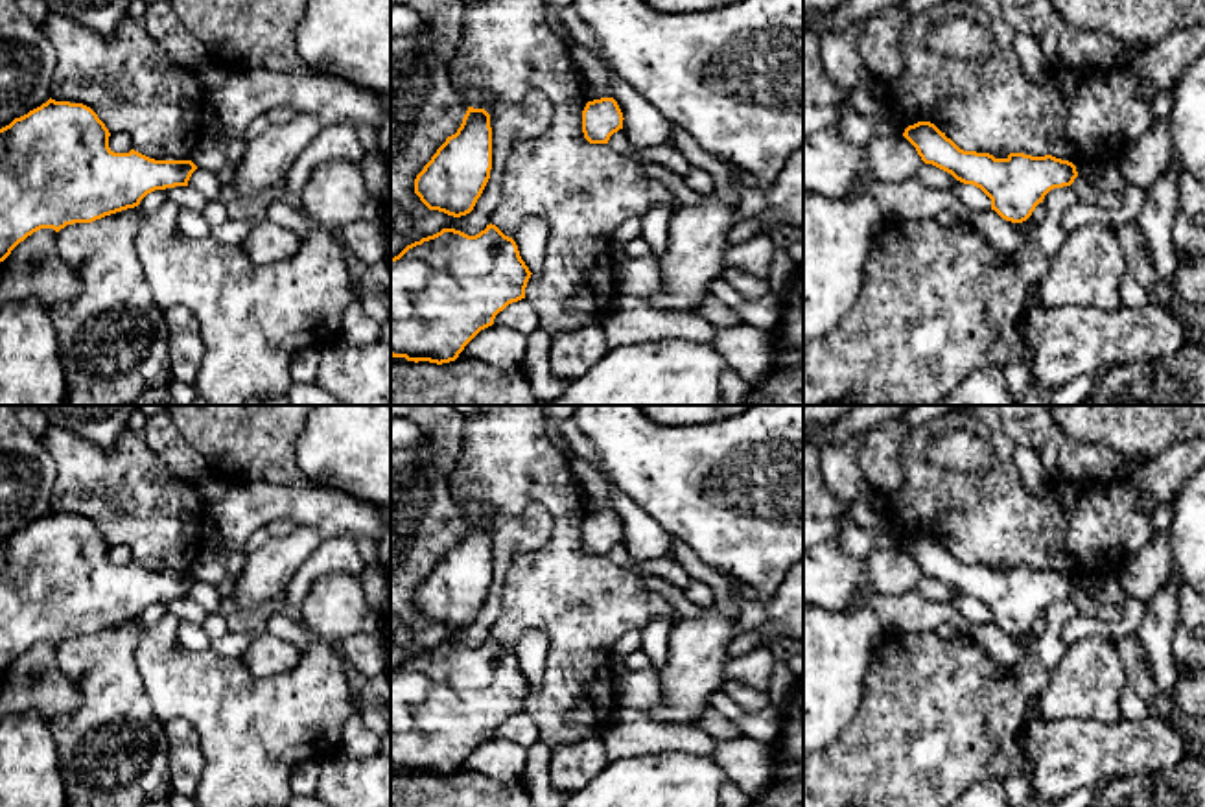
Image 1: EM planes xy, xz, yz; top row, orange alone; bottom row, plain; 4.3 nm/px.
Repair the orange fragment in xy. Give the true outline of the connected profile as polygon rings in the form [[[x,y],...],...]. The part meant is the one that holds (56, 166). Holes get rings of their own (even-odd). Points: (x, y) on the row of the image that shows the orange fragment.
[[[52,98],[0,129],[0,262],[20,241],[41,228],[59,232],[66,225],[92,223],[105,216],[135,208],[155,190],[188,186],[192,173],[197,170],[192,160],[155,160],[135,149],[114,153],[109,147],[109,136],[109,129],[90,107],[55,101]]]

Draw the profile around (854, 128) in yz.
[[[883,109],[873,116],[862,116],[853,111],[840,118],[833,127],[844,140],[860,146],[866,146],[870,140],[879,136],[901,134],[901,125],[888,109]]]

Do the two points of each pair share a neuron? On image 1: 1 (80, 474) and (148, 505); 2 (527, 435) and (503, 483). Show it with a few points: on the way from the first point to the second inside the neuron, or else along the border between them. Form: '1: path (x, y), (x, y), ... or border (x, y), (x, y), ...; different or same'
1: path (96, 481), (120, 487), (131, 496); same
2: path (516, 446), (507, 456), (507, 472); same

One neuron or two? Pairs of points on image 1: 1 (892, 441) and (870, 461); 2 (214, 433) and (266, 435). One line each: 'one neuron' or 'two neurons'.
1: one neuron
2: one neuron

